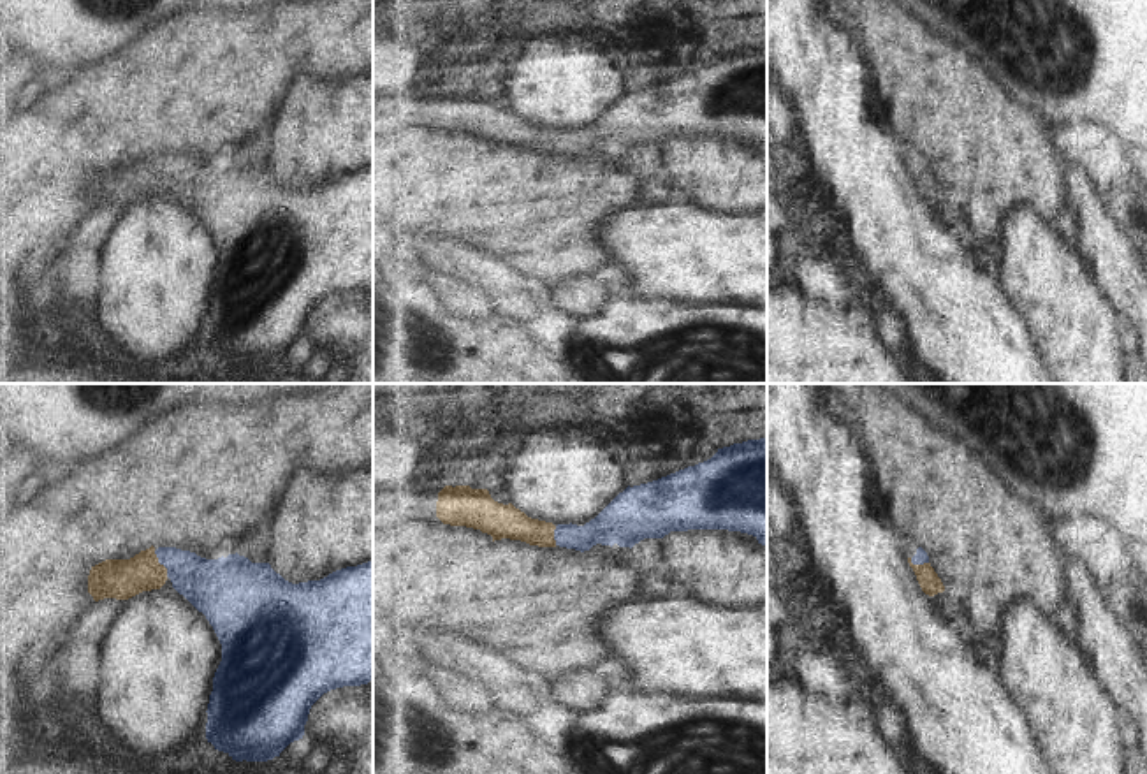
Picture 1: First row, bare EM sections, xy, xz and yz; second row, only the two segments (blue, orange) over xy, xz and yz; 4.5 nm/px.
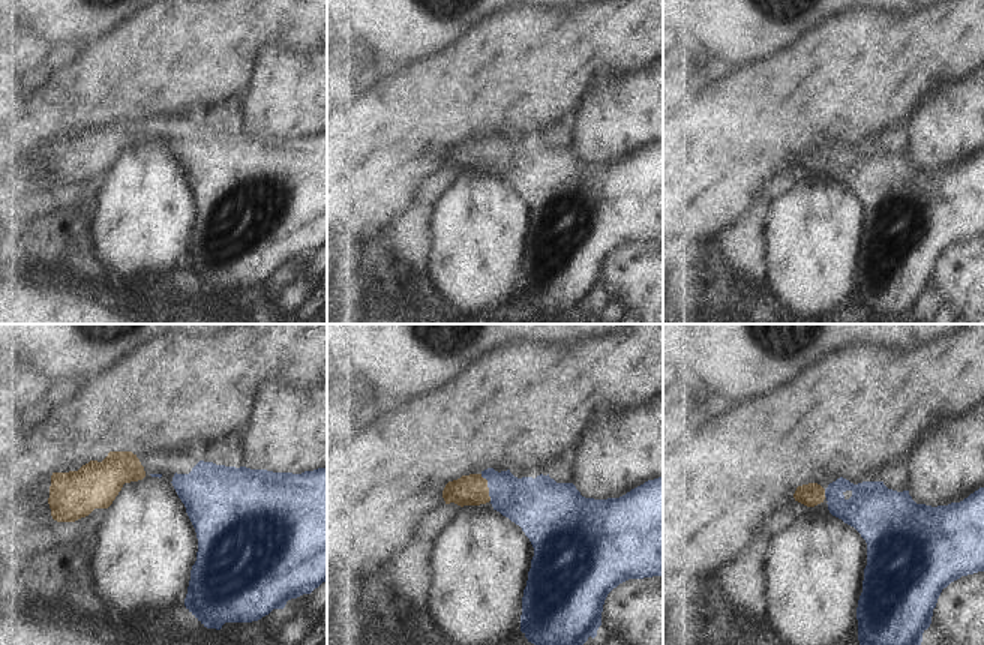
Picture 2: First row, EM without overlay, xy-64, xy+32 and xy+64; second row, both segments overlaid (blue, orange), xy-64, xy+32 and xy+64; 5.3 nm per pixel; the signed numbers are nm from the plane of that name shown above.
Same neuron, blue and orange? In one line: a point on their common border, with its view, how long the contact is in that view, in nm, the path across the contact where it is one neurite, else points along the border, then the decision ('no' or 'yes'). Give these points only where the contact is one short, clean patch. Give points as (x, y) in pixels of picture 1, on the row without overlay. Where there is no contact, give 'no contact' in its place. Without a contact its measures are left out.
meets blue in xy at (160, 169); contact 140 nm long; runs through xy (210, 190), (175, 169), (160, 169), (122, 185); yes

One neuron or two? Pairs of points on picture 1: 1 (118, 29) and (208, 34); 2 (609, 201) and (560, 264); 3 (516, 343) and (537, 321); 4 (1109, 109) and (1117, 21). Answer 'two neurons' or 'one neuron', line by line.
1: two neurons
2: one neuron
3: two neurons
4: one neuron

